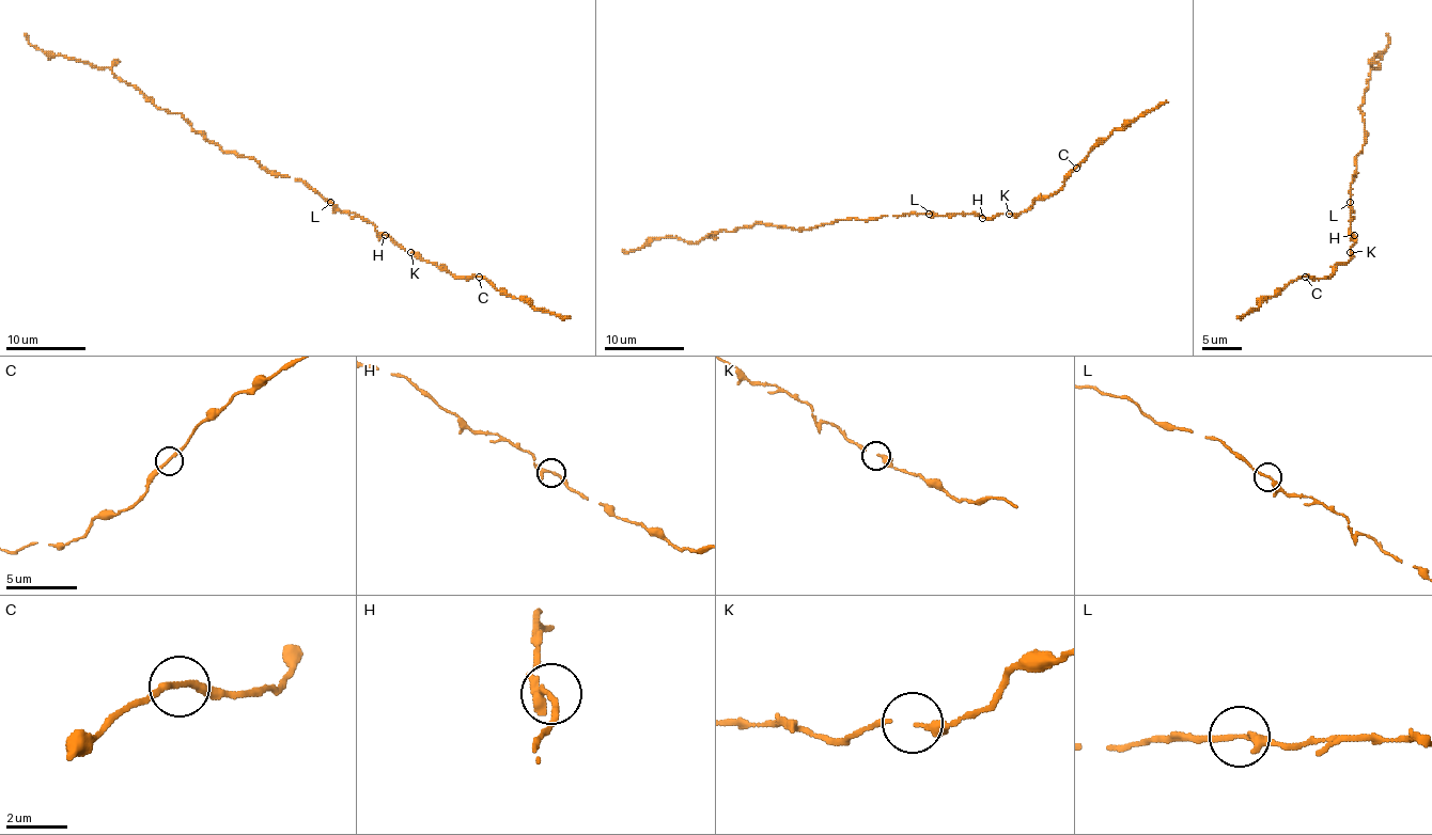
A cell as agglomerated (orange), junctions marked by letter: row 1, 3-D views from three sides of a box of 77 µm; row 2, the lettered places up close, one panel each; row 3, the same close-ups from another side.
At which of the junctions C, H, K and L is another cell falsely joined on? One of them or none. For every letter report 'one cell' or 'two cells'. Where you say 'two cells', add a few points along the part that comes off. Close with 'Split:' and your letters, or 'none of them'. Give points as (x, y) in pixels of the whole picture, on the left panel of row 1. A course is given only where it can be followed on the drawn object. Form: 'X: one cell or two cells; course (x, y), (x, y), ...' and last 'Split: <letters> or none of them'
C: one cell
H: one cell
K: one cell
L: one cell
Split: none of them

